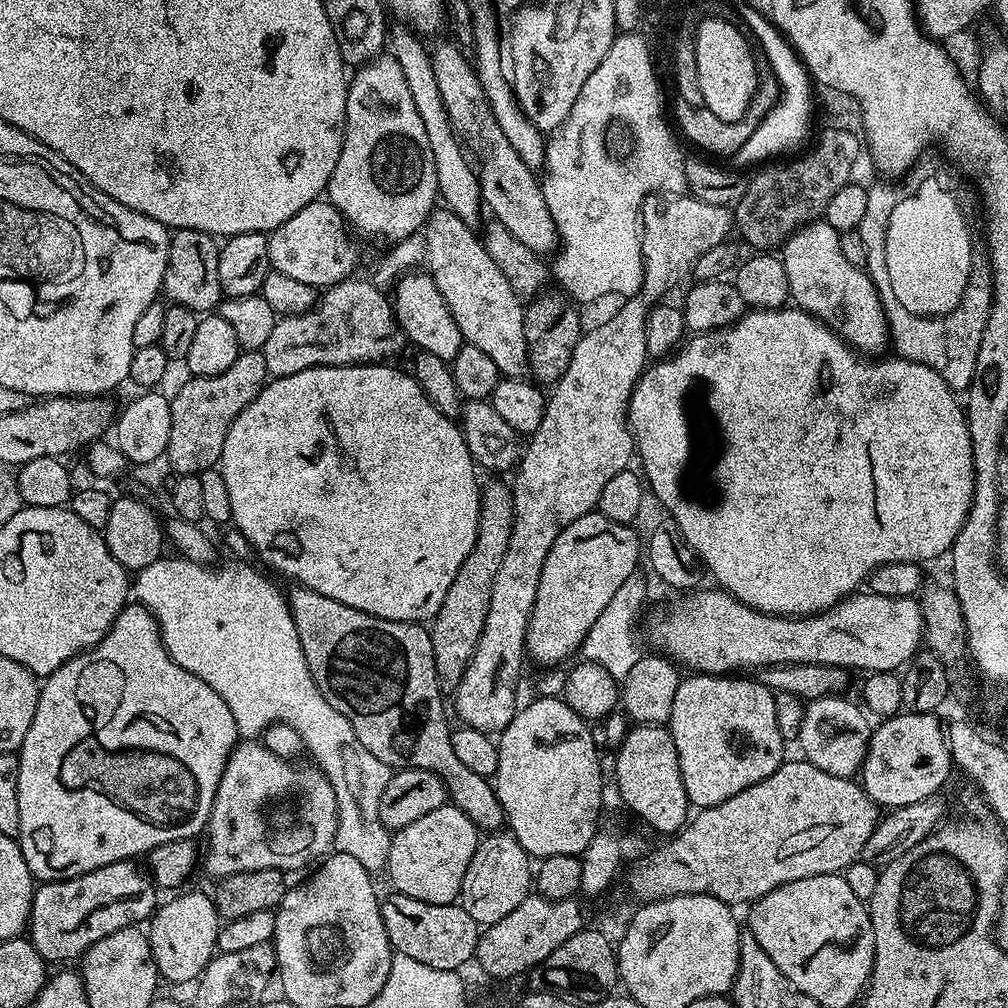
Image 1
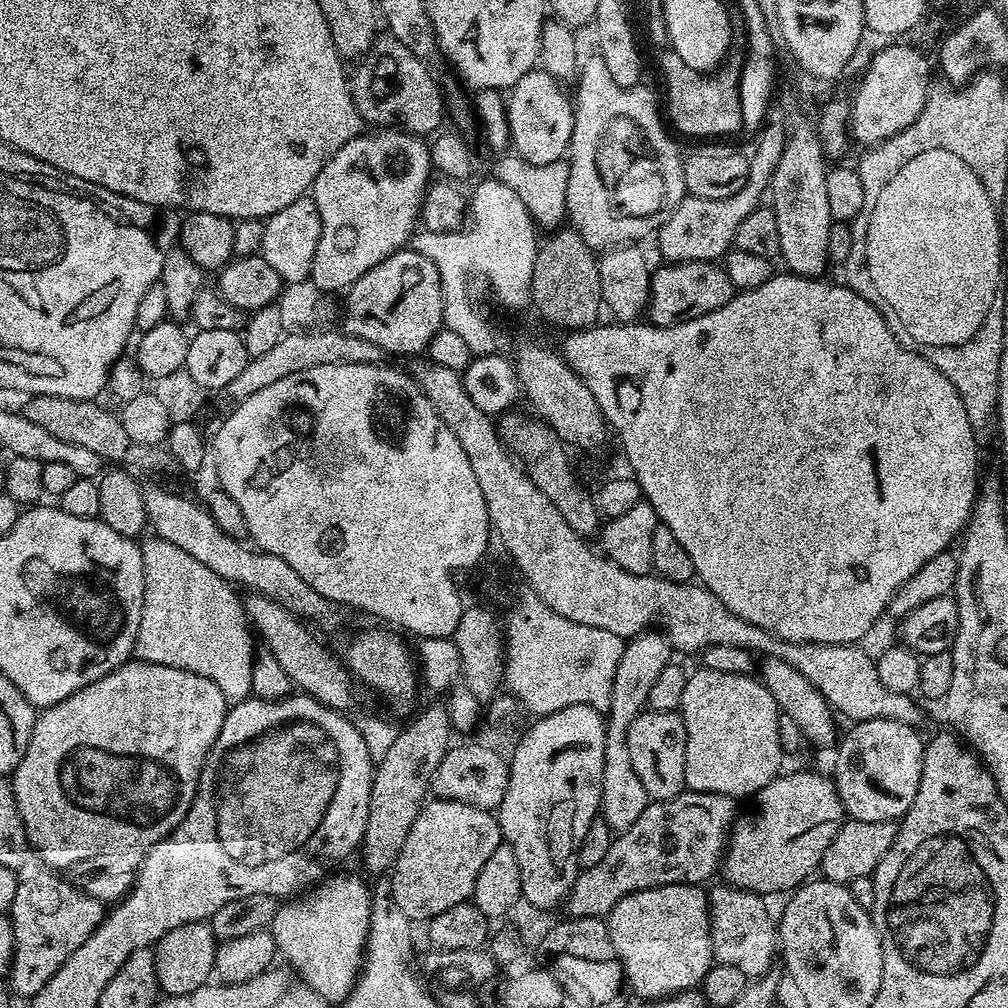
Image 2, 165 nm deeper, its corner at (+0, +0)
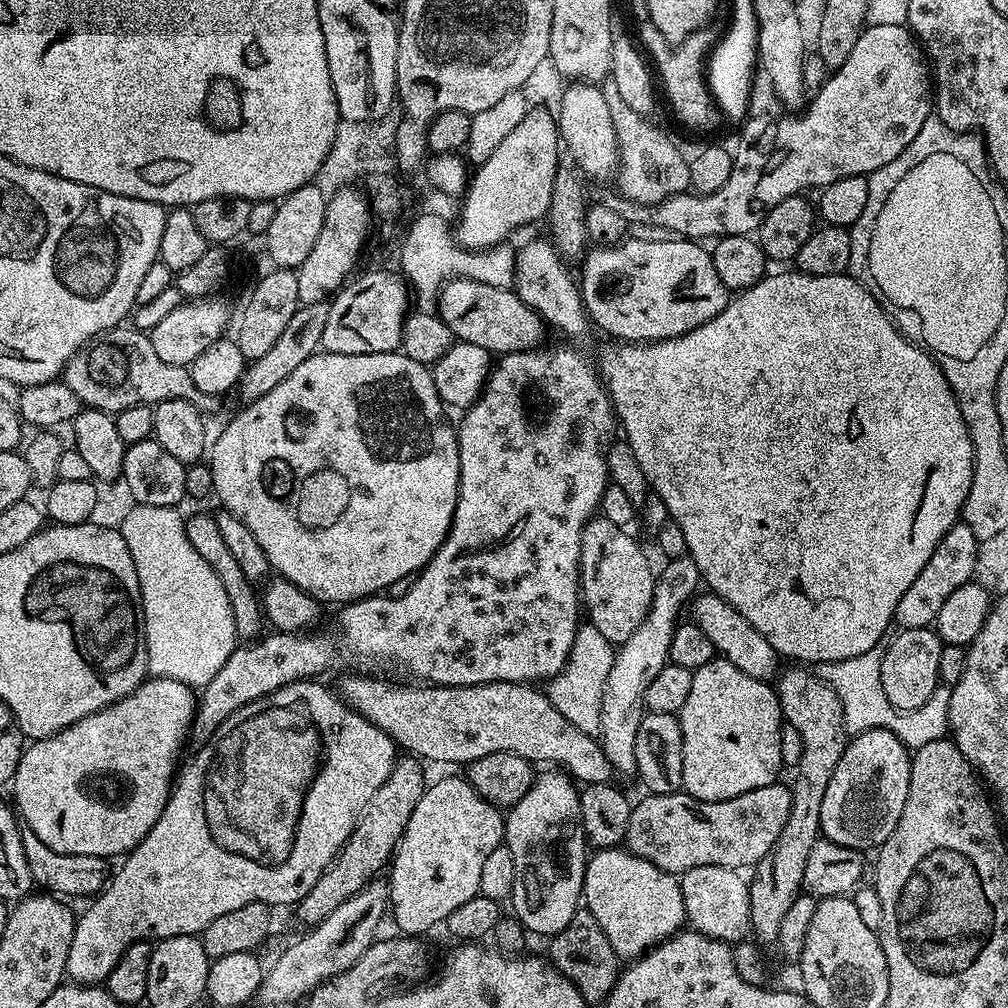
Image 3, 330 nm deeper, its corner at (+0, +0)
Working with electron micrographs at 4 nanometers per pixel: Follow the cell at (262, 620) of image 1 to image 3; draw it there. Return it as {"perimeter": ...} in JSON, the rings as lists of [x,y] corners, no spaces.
{"perimeter":[[[133,503],[130,508],[118,530],[130,550],[130,558],[134,558],[138,574],[148,676],[170,678],[193,690],[203,690],[238,647],[230,598],[226,598],[218,574],[190,546],[184,529],[185,517],[179,516],[175,507]]]}

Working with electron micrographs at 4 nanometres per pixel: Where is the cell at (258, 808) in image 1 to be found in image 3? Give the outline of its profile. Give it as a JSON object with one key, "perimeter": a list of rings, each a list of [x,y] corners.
{"perimeter":[[[315,679],[295,680],[292,684],[274,690],[268,696],[258,698],[246,706],[242,706],[230,718],[226,718],[216,728],[216,733],[205,742],[201,748],[195,749],[192,761],[183,768],[175,781],[172,794],[169,796],[158,822],[142,838],[137,848],[132,849],[123,857],[120,869],[115,869],[114,875],[104,886],[104,891],[91,901],[92,904],[84,913],[79,913],[74,930],[74,938],[70,942],[70,954],[66,958],[66,976],[69,981],[77,984],[100,986],[107,981],[109,974],[118,966],[122,954],[132,944],[156,940],[165,940],[171,936],[195,936],[203,933],[214,918],[226,914],[229,910],[238,910],[238,906],[246,906],[250,902],[262,902],[269,906],[289,904],[295,906],[300,899],[318,882],[318,878],[332,864],[332,859],[340,853],[340,848],[348,841],[366,802],[374,798],[374,790],[390,778],[390,770],[396,765],[398,749],[378,726],[371,724],[362,714],[345,704],[335,691]]]}

